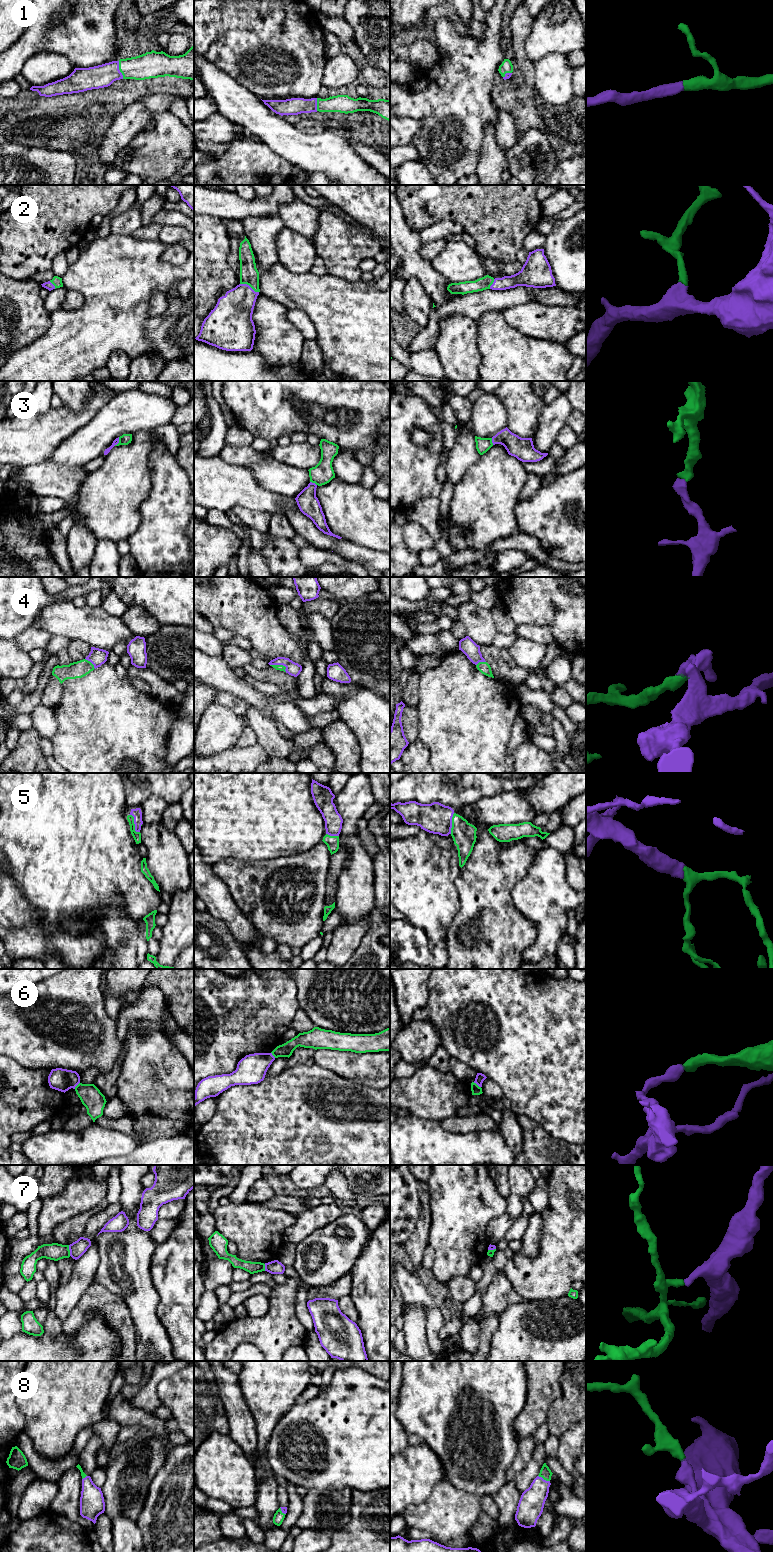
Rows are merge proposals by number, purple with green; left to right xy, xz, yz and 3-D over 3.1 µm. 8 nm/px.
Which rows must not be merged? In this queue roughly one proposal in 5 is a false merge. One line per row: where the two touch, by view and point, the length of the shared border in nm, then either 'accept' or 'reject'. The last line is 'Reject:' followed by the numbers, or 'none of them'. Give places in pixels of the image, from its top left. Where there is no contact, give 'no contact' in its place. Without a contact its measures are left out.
1: meets purple in xy at (119, 70); contact 150 nm long; accept
2: meets purple in xz at (248, 285); contact 170 nm long; accept
3: meets purple in xy at (118, 442); contact 80 nm long; accept
4: meets purple in xz at (280, 664); contact 150 nm long; accept
5: meets purple in xy at (134, 823); contact 170 nm long; accept
6: meets purple in yz at (477, 1084); contact 80 nm long; reject
7: meets purple in xy at (69, 1249); contact 90 nm long; reject
8: meets purple in yz at (543, 1479); contact 110 nm long; accept
Reject: 6, 7

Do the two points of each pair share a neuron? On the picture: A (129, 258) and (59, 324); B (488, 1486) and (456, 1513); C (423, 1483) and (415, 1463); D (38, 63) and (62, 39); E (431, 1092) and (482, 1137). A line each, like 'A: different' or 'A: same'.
A: same
B: different
C: same
D: different
E: different

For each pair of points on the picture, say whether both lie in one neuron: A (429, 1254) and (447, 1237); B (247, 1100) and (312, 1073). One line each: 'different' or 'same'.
A: different
B: same

